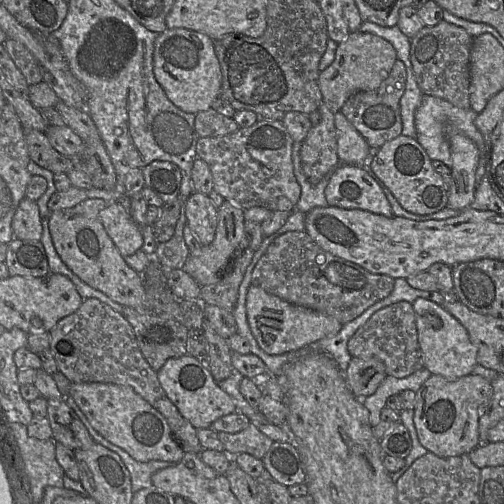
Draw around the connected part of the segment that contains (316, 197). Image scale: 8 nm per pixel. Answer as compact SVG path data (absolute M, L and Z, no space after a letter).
M294 141L292 148L292 161L295 177L301 187L300 199L296 205L296 210L307 214L316 207L328 206L325 197L325 188L329 182L332 172L324 176L318 184L312 184L305 176L300 161L301 143Z

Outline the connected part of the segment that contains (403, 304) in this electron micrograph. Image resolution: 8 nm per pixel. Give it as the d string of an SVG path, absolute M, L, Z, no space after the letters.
M400 301L375 312L350 338L347 349L353 358L379 359L385 365L387 376L404 378L423 368L424 360L418 342L413 304L406 301Z

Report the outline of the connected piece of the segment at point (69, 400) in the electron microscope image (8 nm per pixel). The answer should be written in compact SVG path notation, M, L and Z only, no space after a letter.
M69 393L64 397L64 401L75 412L75 414L85 426L85 428L92 436L94 441L115 452L121 458L121 460L123 461L124 465L130 473L131 487L133 493L143 488L151 487L151 477L153 473L155 473L158 470L174 466L176 464L174 462L160 460L151 460L148 462L140 462L135 460L126 451L109 442L93 428L85 414L80 410L80 408L75 403L74 399Z

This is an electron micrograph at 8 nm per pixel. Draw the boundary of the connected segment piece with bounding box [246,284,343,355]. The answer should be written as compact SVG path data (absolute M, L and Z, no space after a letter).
M251 284L247 292L246 312L250 329L259 346L271 355L297 351L322 338L337 334L343 326L330 315L291 304L254 284Z

